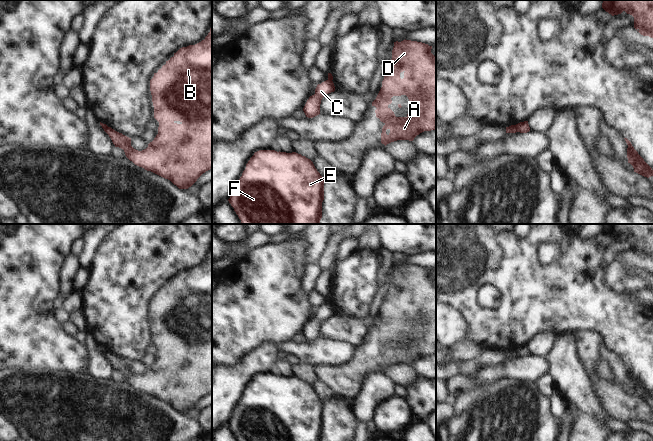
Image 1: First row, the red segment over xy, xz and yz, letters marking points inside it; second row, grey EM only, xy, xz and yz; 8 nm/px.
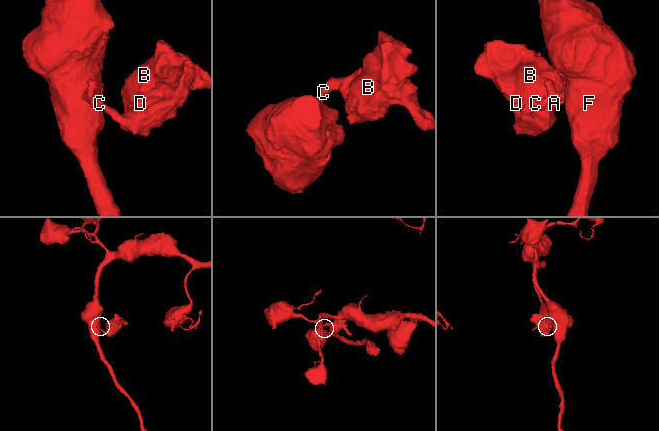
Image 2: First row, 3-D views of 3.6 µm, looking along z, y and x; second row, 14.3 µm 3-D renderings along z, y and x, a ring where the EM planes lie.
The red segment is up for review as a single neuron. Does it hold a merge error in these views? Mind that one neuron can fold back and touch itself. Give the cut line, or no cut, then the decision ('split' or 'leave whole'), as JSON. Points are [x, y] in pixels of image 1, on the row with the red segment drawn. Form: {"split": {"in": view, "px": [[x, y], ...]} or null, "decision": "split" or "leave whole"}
{"split": {"in": "yz", "px": [[515, 125], [518, 131]]}, "decision": "split"}

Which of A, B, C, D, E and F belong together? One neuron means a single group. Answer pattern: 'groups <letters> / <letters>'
groups A B D / C E F

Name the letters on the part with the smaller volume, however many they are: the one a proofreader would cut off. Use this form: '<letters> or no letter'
A, B, D

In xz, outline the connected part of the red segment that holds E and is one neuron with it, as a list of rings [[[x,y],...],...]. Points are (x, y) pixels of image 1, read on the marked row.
[[[259,150],[246,164],[228,201],[241,224],[320,224],[324,183],[313,162],[305,156]]]

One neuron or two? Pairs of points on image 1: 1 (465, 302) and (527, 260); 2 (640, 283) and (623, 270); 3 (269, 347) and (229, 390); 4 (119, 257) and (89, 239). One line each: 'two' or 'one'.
1: one
2: two
3: one
4: two

